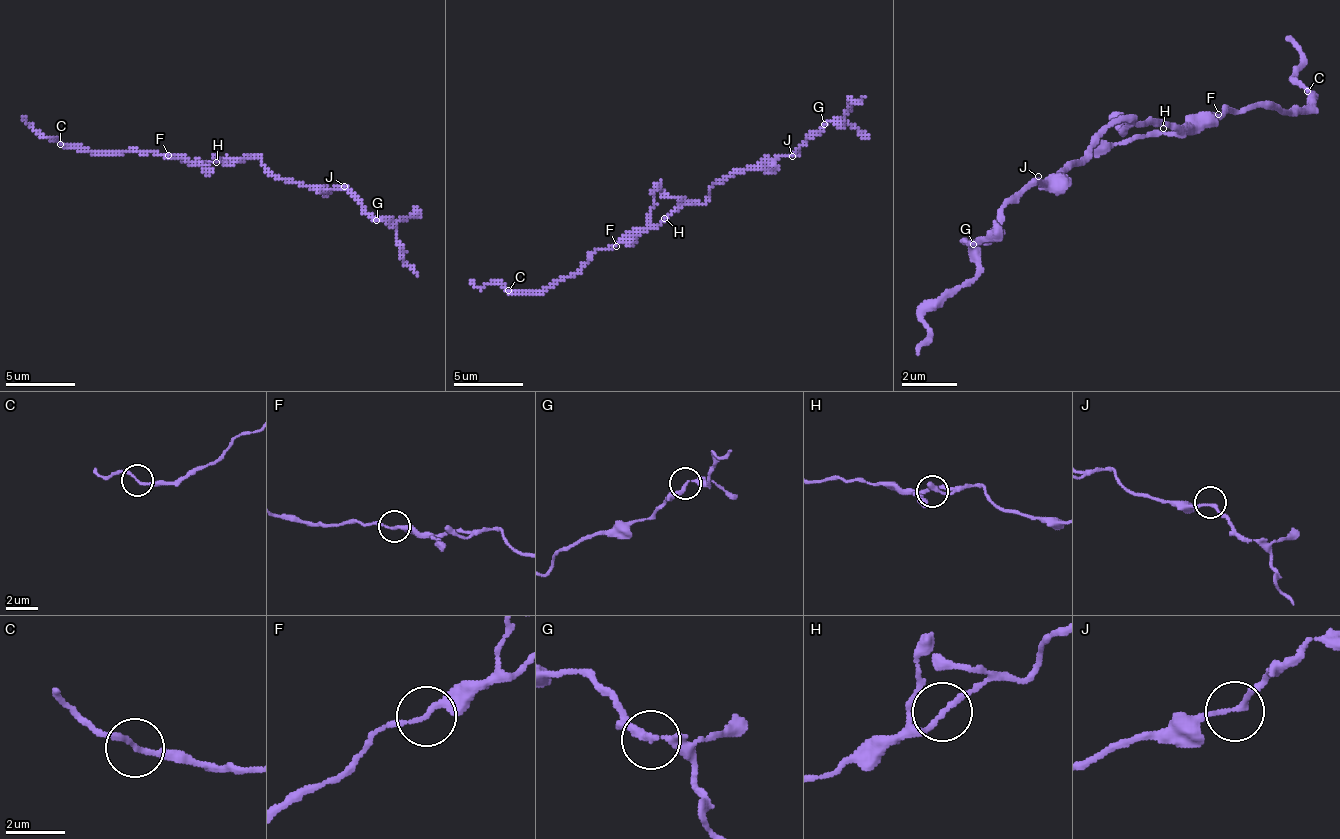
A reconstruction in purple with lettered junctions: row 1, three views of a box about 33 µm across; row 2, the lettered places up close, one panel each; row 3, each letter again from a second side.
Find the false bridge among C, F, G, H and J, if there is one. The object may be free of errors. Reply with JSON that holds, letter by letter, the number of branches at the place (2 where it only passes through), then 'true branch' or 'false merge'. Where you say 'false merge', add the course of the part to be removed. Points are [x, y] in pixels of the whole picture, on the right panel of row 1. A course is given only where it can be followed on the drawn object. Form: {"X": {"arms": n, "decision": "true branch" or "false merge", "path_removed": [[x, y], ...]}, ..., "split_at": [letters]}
{"C": {"arms": 2, "decision": "true branch"}, "F": {"arms": 2, "decision": "true branch"}, "G": {"arms": 2, "decision": "true branch"}, "H": {"arms": 2, "decision": "true branch"}, "J": {"arms": 2, "decision": "true branch"}, "split_at": []}

